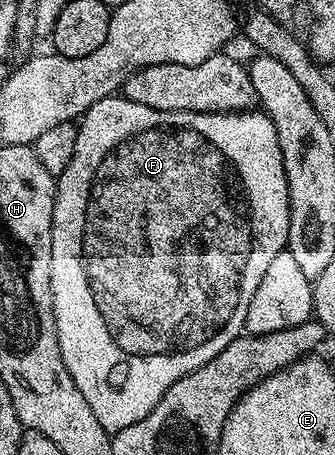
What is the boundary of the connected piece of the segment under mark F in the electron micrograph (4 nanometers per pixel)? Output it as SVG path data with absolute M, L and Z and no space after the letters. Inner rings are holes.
M111 97L96 101L96 105L81 116L76 153L72 153L68 169L56 179L52 213L52 305L64 365L72 381L76 381L76 389L84 393L84 401L88 401L92 413L96 413L96 421L100 421L106 431L113 433L136 425L136 421L144 421L144 417L156 409L160 397L164 397L180 377L212 361L229 340L243 332L248 304L252 301L252 293L256 293L256 285L260 285L260 277L264 277L276 253L287 250L289 224L290 198L280 141L265 111L161 111L121 97Z

